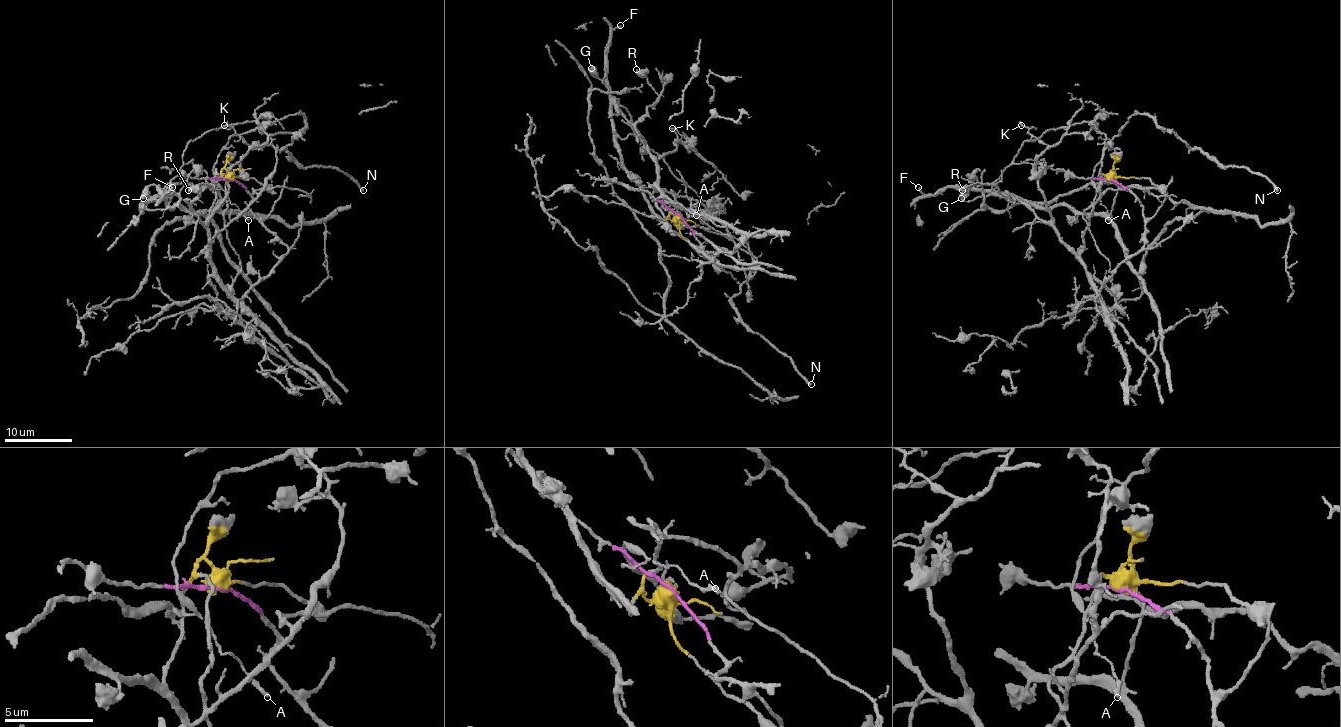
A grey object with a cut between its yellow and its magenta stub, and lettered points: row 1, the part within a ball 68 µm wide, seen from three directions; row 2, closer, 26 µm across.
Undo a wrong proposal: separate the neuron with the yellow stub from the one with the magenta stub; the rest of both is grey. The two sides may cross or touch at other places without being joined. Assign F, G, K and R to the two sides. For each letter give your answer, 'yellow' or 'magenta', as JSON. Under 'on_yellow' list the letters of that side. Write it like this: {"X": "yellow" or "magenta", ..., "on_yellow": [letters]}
{"F": "yellow", "G": "yellow", "K": "magenta", "R": "magenta", "on_yellow": ["F", "G"]}

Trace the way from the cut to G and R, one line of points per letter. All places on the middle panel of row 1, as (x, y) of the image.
G: (678, 216), (675, 221), (668, 217), (665, 224), (622, 165), (609, 89), (590, 67)
R: (678, 216), (697, 249), (735, 249), (720, 222), (660, 189), (658, 165), (636, 130), (658, 96), (636, 69)

